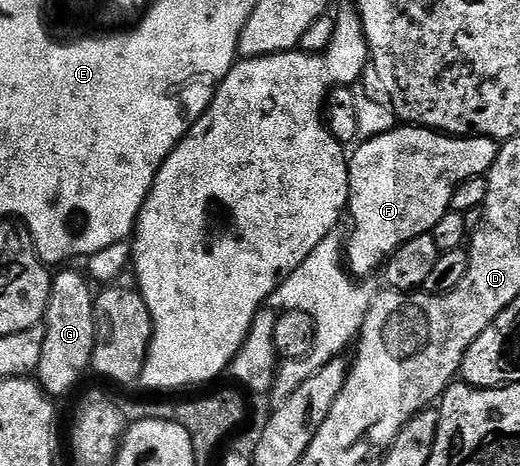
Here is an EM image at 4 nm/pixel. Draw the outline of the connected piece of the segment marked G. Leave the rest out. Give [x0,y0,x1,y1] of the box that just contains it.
[35,270,95,398]

